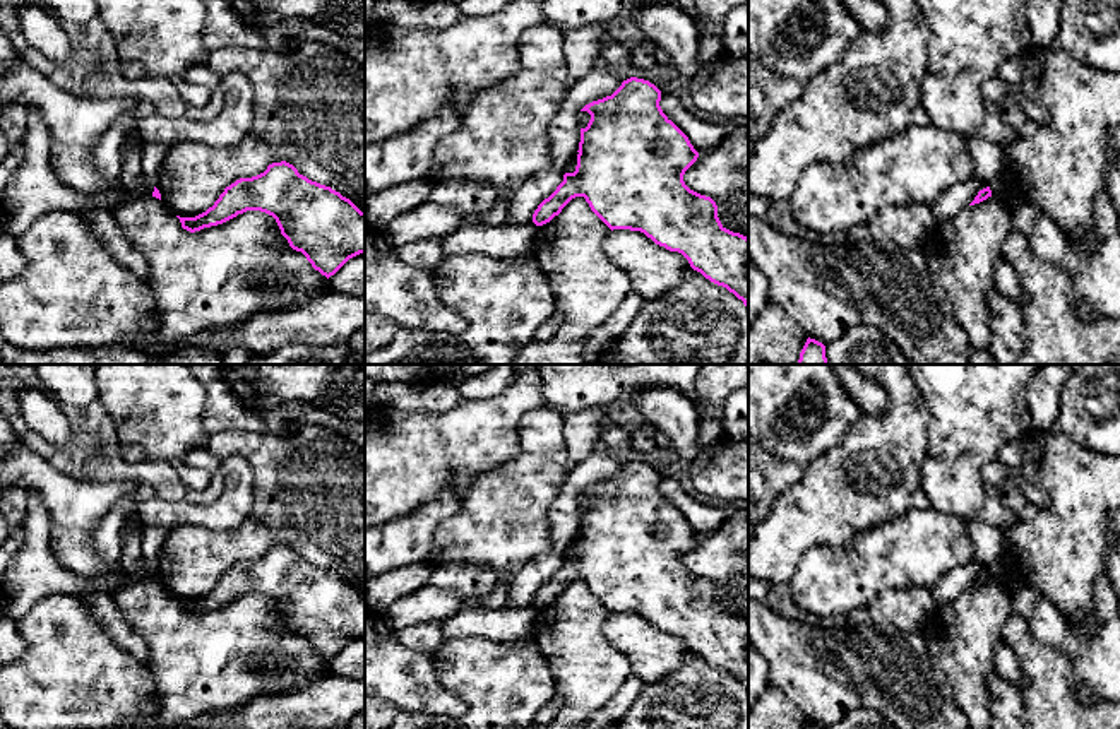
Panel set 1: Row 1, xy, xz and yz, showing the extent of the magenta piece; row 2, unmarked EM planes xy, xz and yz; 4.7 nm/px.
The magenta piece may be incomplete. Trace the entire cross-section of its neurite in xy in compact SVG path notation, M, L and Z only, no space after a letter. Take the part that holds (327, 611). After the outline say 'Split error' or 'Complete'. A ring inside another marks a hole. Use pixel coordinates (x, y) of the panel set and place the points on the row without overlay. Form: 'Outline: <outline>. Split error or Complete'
Outline: M272 546L252 561L240 561L219 578L212 590L195 601L180 601L182 611L195 616L204 611L223 608L247 594L260 594L272 599L289 630L301 635L315 654L327 662L349 642L365 637L365 596L349 582L331 570L320 568L300 558L286 546Z. Complete

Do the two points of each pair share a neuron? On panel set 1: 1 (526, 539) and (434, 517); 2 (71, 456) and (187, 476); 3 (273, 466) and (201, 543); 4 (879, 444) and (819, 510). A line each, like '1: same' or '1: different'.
1: different
2: different
3: same
4: same

